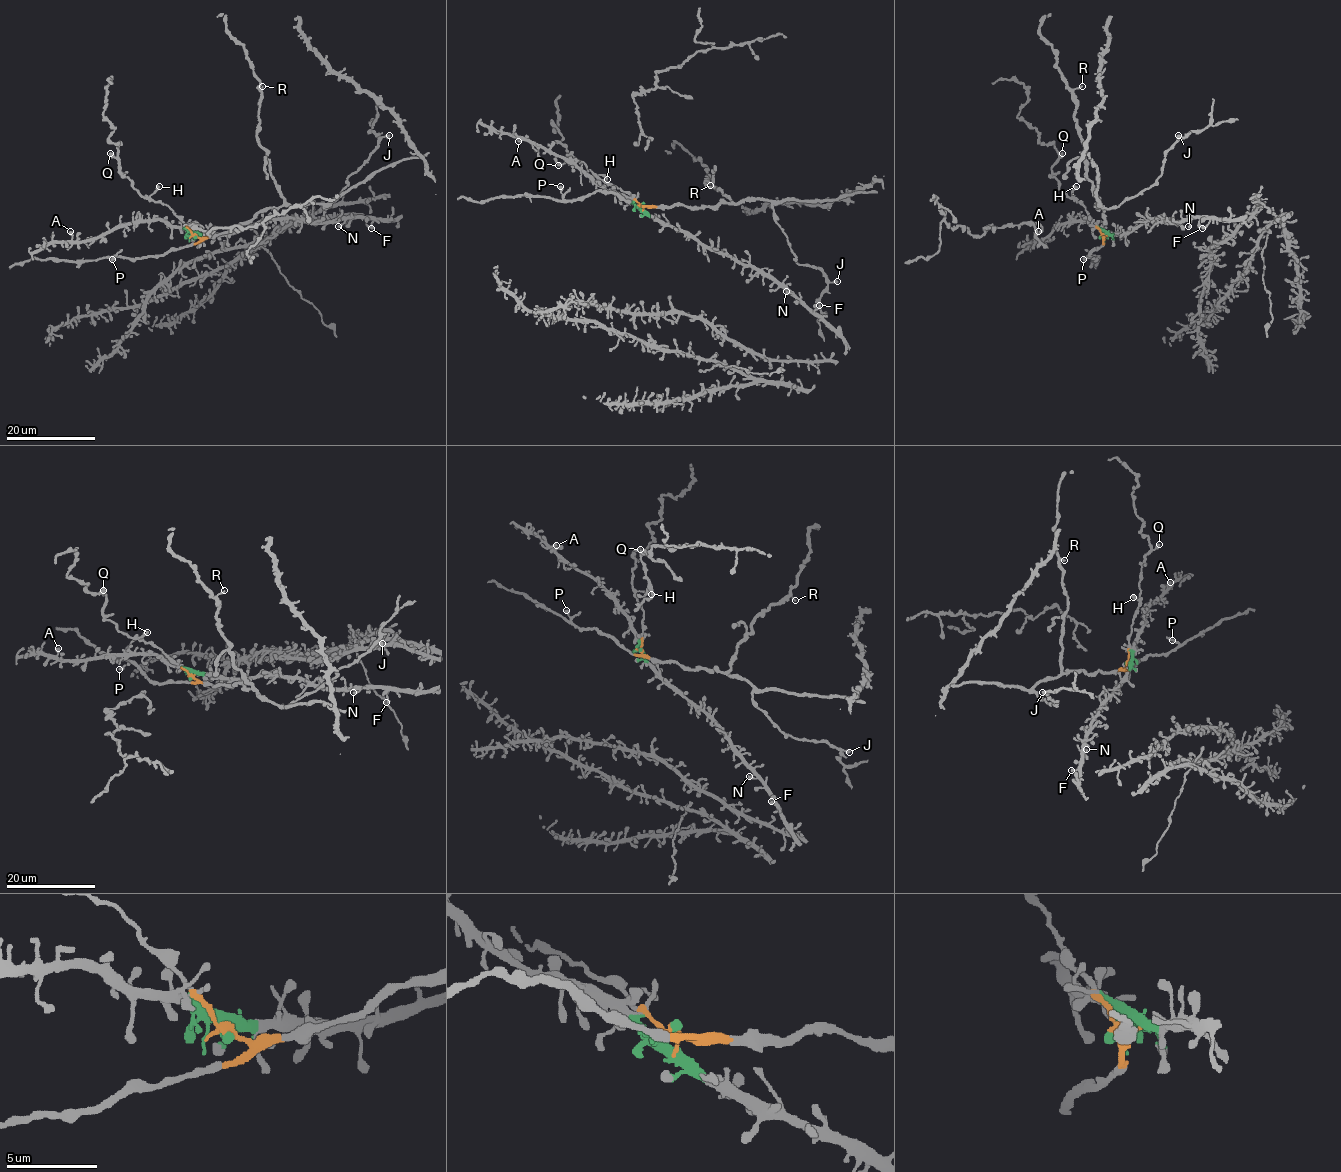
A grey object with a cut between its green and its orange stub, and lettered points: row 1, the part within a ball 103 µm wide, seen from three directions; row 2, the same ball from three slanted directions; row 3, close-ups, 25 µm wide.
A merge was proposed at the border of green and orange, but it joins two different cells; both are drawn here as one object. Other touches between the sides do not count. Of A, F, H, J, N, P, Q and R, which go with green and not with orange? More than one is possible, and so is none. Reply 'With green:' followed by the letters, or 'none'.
With green: A, F, N

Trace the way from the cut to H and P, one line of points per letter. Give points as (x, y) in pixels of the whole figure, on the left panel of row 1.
H: (194, 236), (166, 205), (149, 197), (159, 186)
P: (194, 236), (199, 239), (196, 243), (173, 248), (162, 255), (133, 258), (114, 256), (112, 259)

